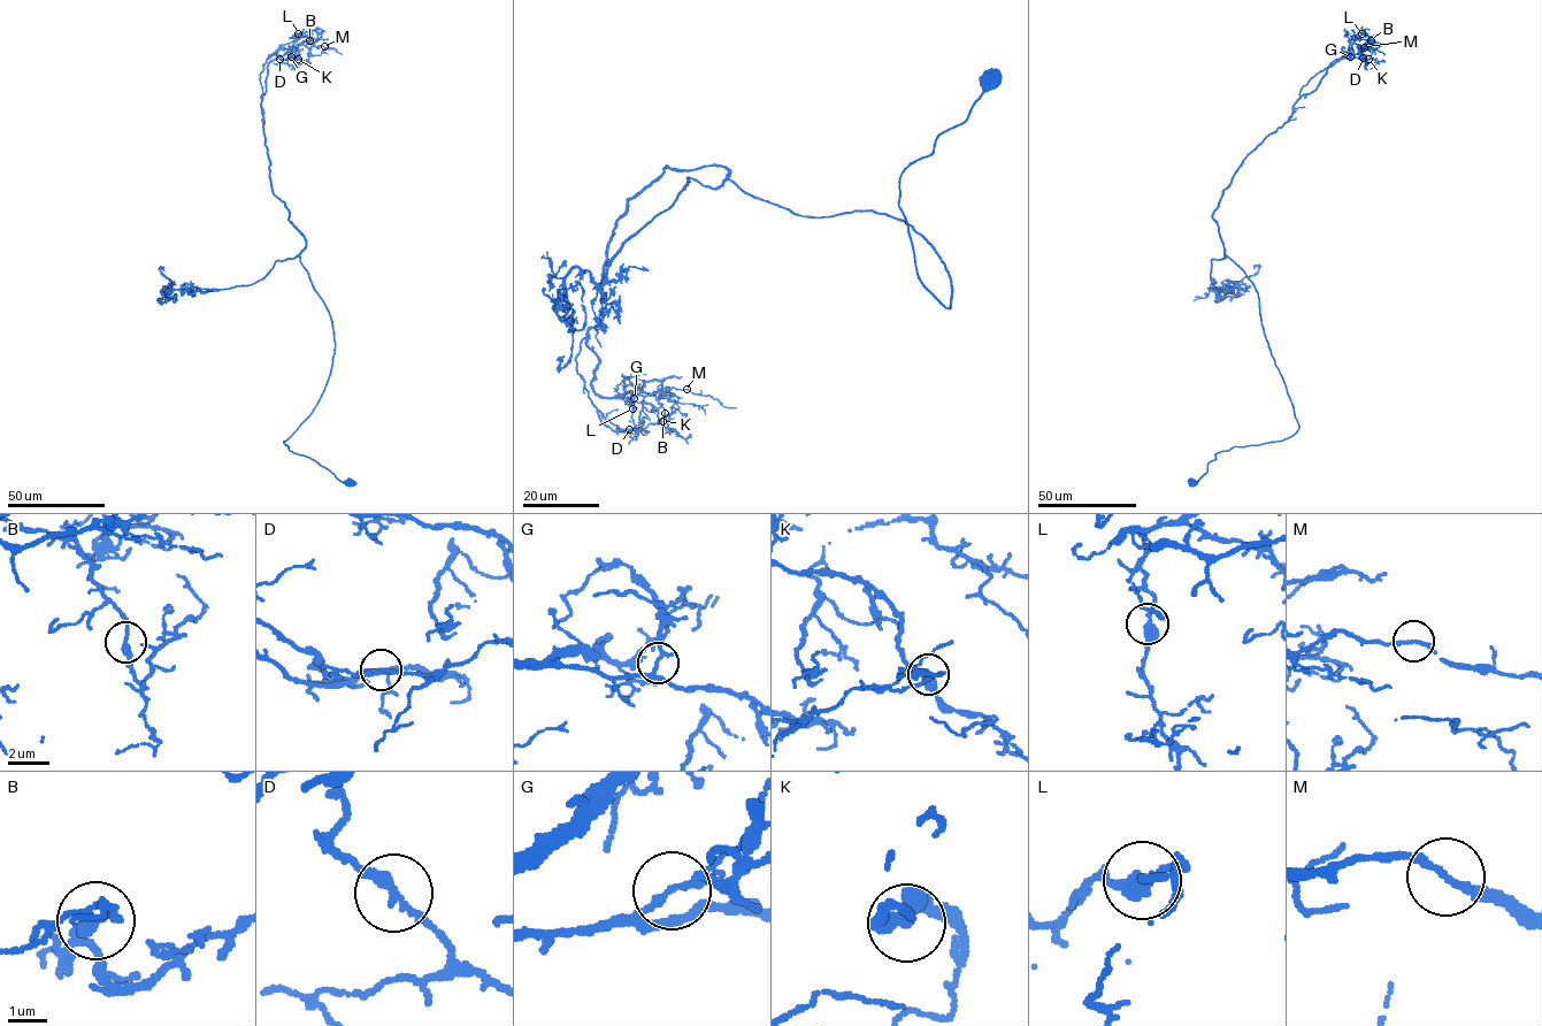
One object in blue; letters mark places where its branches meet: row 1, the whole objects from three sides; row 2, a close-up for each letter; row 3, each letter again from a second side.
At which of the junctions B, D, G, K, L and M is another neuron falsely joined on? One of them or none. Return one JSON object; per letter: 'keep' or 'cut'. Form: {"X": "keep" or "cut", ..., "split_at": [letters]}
{"B": "keep", "D": "keep", "G": "keep", "K": "keep", "L": "keep", "M": "keep", "split_at": []}

